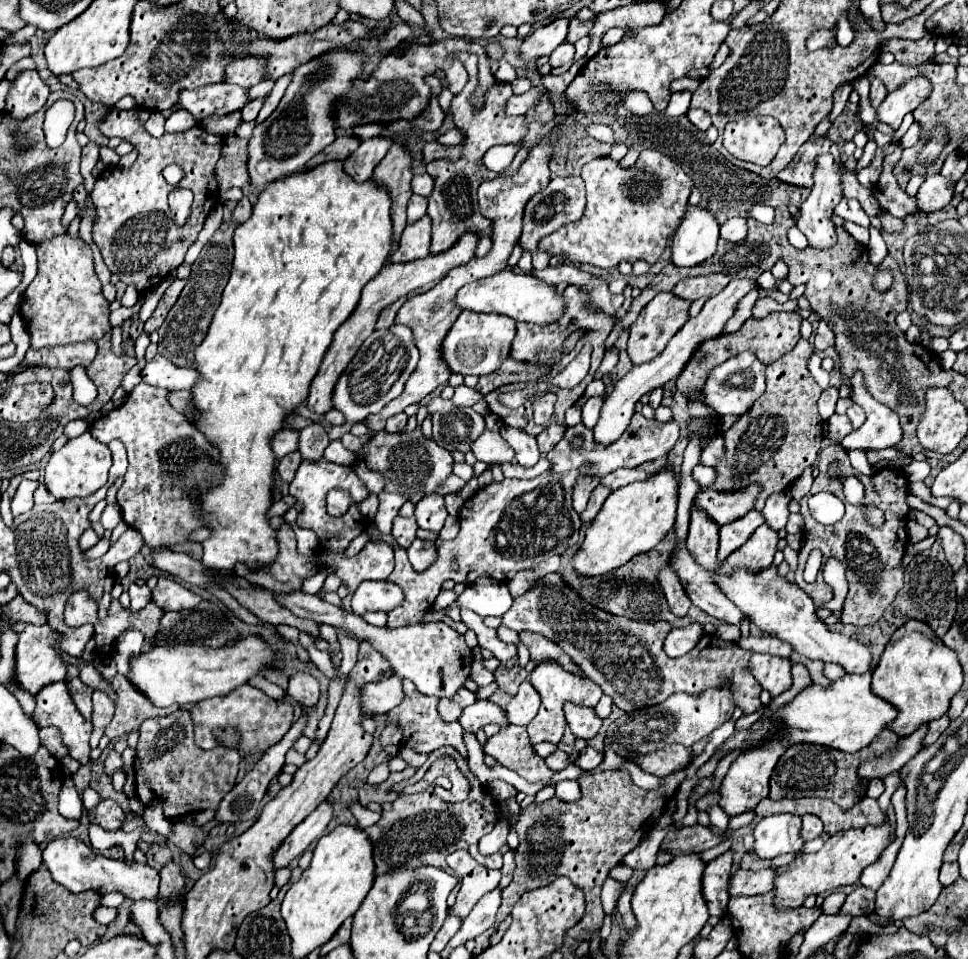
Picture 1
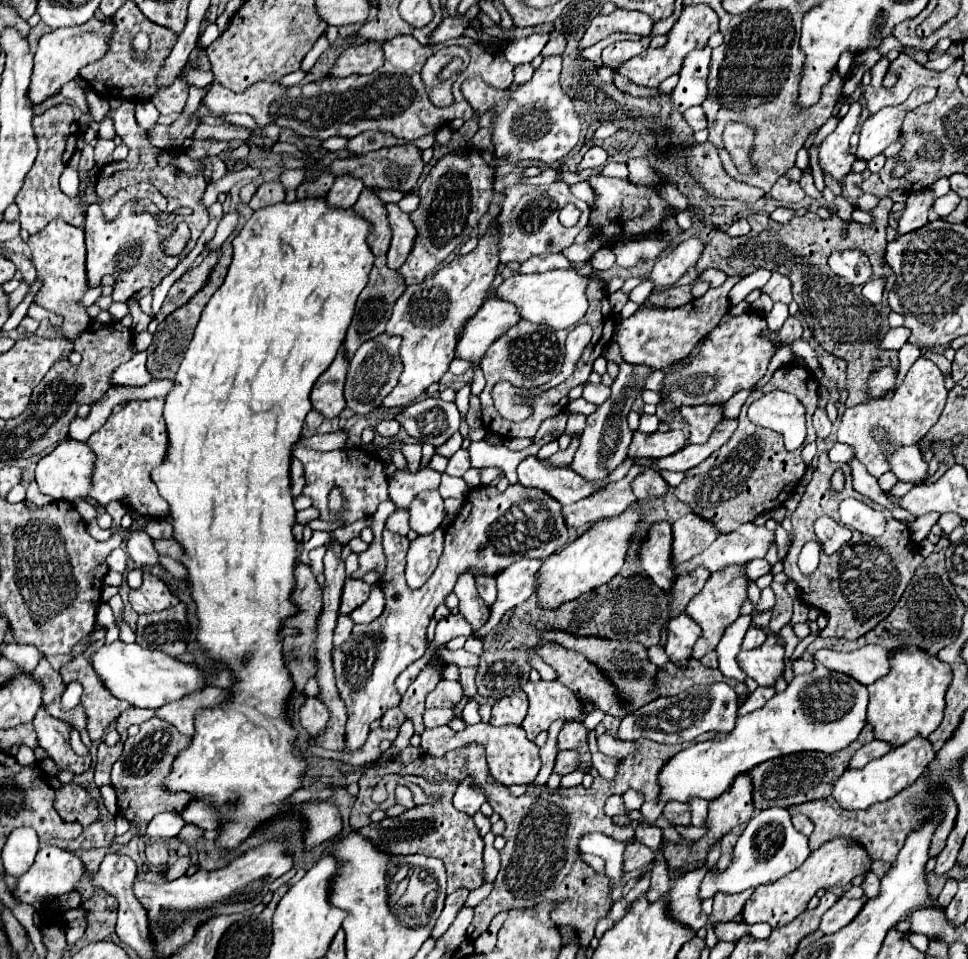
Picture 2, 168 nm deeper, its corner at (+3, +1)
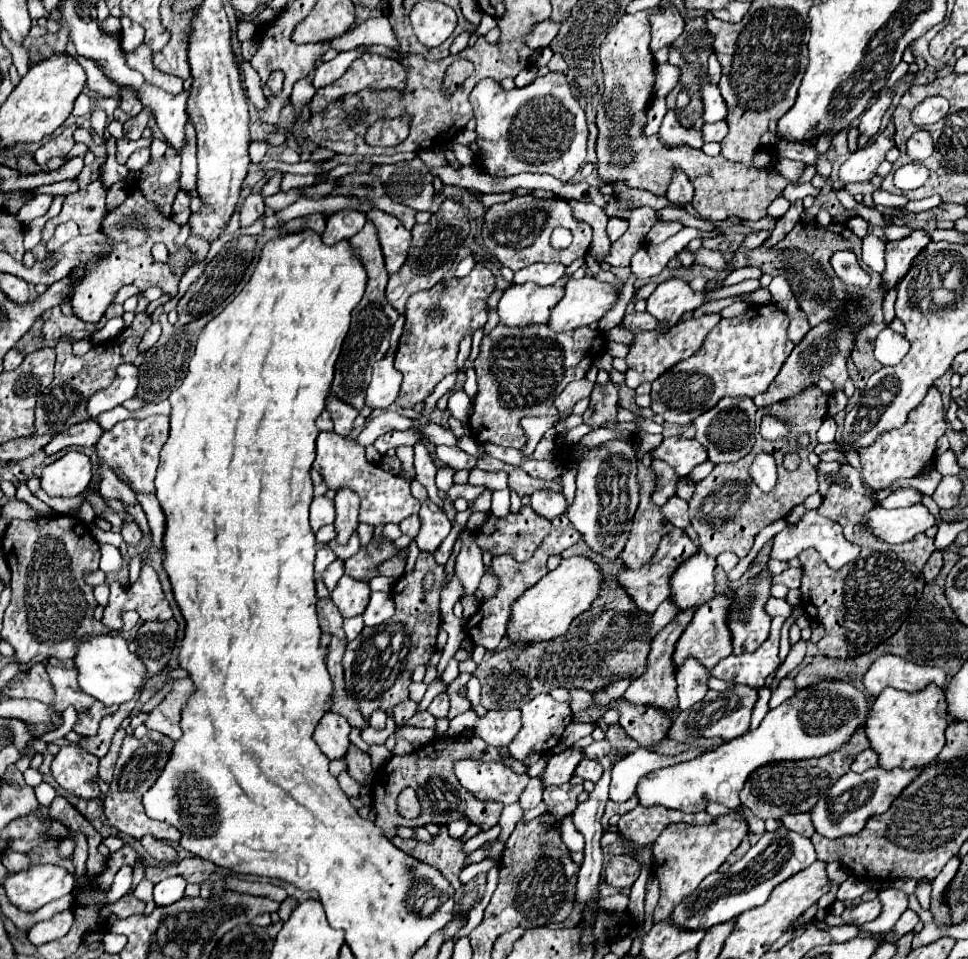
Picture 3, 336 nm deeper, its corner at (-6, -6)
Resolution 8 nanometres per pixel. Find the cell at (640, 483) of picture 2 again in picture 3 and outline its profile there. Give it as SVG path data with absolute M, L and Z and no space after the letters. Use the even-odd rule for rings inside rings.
M673 495L663 507L661 507L663 517L667 517L675 527L687 527L689 525L689 517L687 517L687 501L679 499L677 495Z

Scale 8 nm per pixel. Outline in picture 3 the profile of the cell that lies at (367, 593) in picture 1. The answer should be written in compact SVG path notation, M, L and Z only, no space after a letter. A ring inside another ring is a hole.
M343 575L339 579L339 585L335 587L335 591L331 593L331 599L339 607L341 615L347 619L347 617L357 617L365 611L365 607L369 603L369 595L371 595L369 583Z

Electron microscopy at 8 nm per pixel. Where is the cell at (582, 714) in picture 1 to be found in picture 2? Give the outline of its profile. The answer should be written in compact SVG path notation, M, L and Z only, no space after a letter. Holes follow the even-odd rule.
M576 720L568 722L560 730L560 736L558 736L558 752L580 748L582 744L586 744L586 734L588 734L588 730L584 728L582 722L576 722Z

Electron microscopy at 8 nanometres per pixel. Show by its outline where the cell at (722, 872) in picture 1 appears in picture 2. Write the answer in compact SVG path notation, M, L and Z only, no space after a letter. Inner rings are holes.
M706 868L692 870L692 872L680 876L670 886L670 892L668 892L670 912L674 912L674 920L678 920L680 924L690 924L690 928L694 928L694 932L704 928L706 920L708 920L708 916L702 912L700 900L698 900L698 888L700 888L704 874L706 874Z

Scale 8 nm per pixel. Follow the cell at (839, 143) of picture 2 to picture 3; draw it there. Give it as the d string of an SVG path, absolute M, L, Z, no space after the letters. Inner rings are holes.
M891 89L879 93L879 99L863 113L861 123L859 123L859 135L875 135L881 127L881 119L883 113L887 111L887 107L891 105Z

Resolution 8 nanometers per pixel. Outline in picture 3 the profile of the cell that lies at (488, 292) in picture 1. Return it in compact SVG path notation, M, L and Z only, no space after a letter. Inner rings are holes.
M591 275L569 279L563 287L561 301L553 307L547 327L553 333L567 333L583 325L599 321L617 301L617 293L609 283L601 283Z

